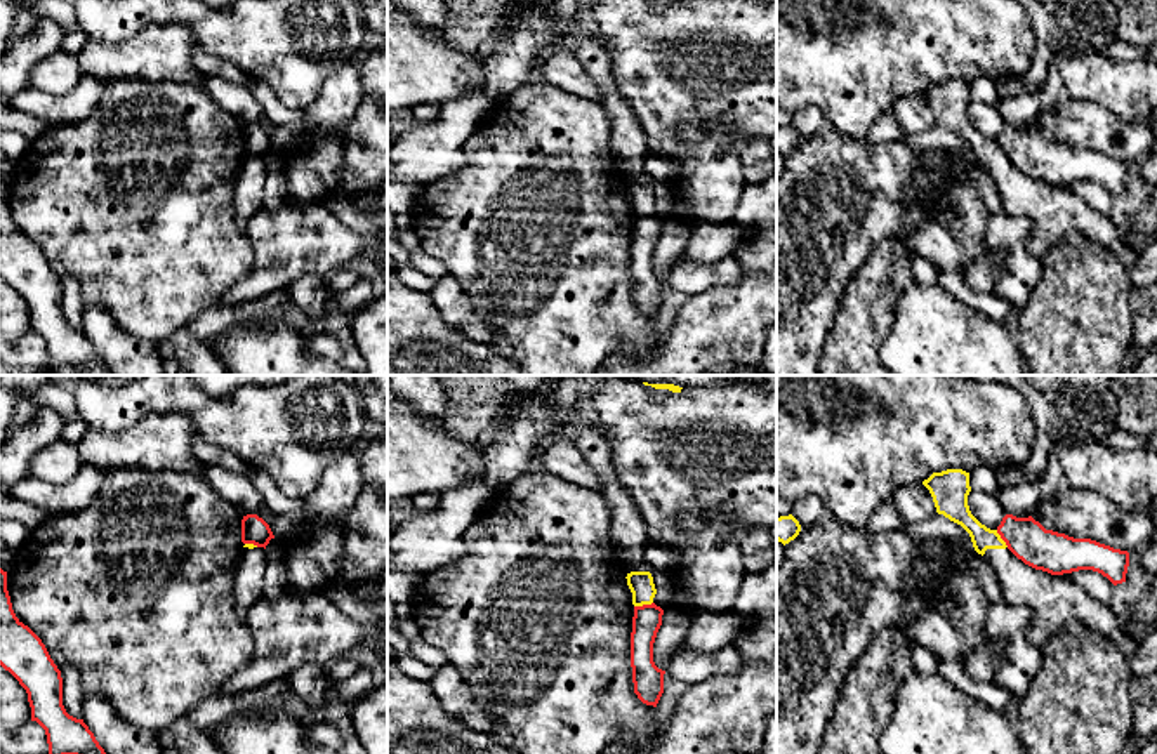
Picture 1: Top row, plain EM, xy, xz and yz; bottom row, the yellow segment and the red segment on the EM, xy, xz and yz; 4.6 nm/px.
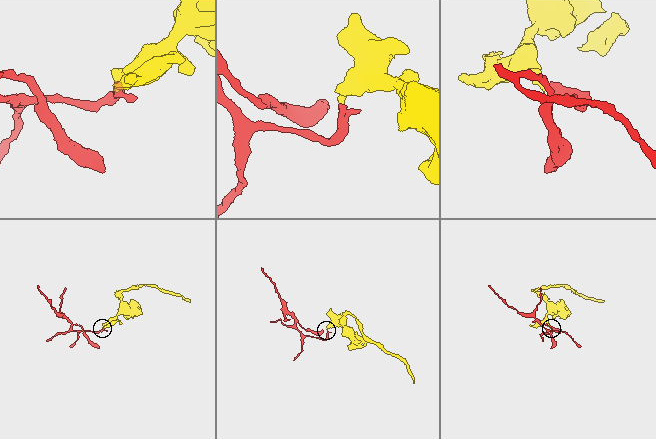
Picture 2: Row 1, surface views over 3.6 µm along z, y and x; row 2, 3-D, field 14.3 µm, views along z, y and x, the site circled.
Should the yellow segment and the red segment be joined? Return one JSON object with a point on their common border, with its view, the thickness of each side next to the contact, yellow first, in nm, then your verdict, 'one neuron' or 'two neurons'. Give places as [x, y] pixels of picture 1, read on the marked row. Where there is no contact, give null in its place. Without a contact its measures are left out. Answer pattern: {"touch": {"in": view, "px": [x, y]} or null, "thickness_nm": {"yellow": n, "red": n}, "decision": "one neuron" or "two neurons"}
{"touch": {"in": "xz", "px": [643, 603]}, "thickness_nm": {"yellow": 120, "red": 140}, "decision": "two neurons"}

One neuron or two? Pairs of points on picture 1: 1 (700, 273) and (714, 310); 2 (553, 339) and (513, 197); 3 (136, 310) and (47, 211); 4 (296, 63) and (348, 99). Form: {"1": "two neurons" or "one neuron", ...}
{"1": "two neurons", "2": "one neuron", "3": "one neuron", "4": "two neurons"}

